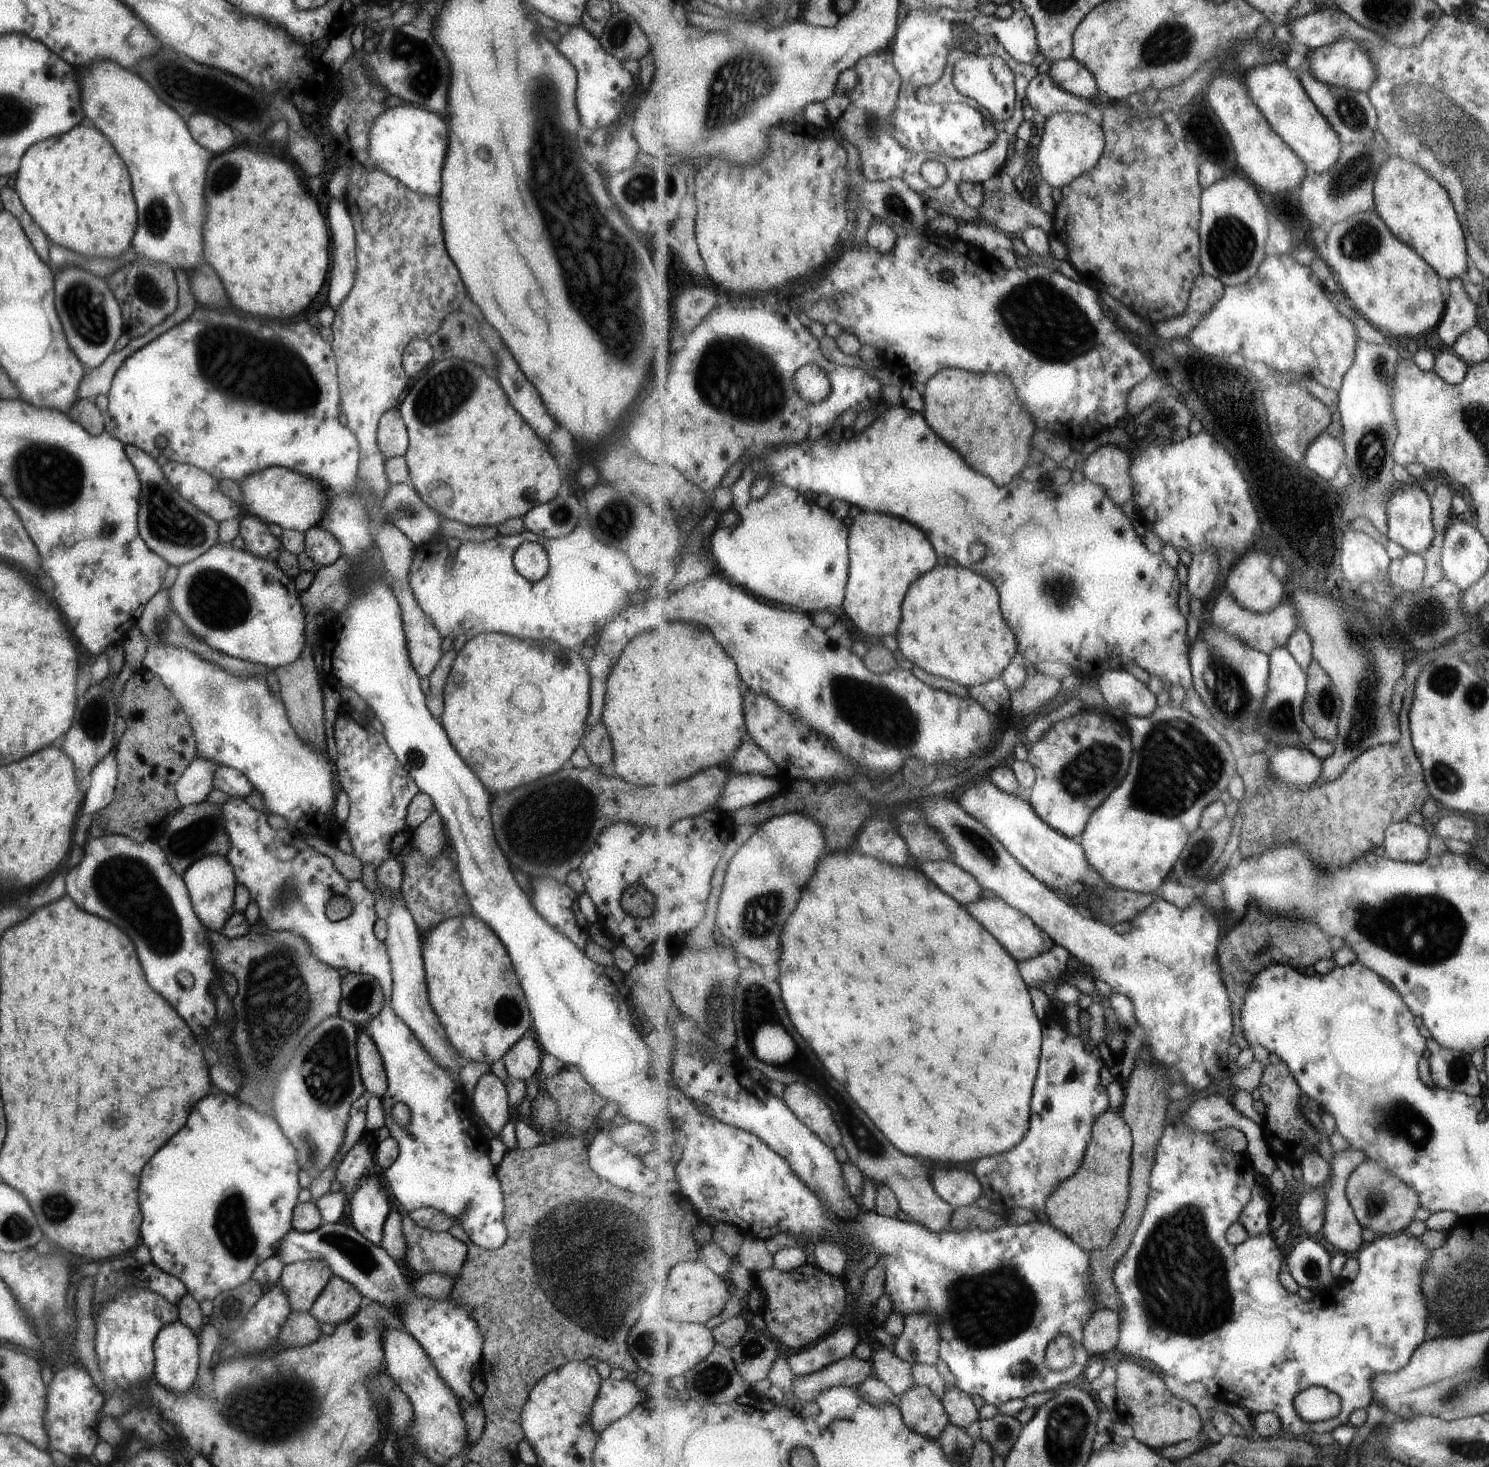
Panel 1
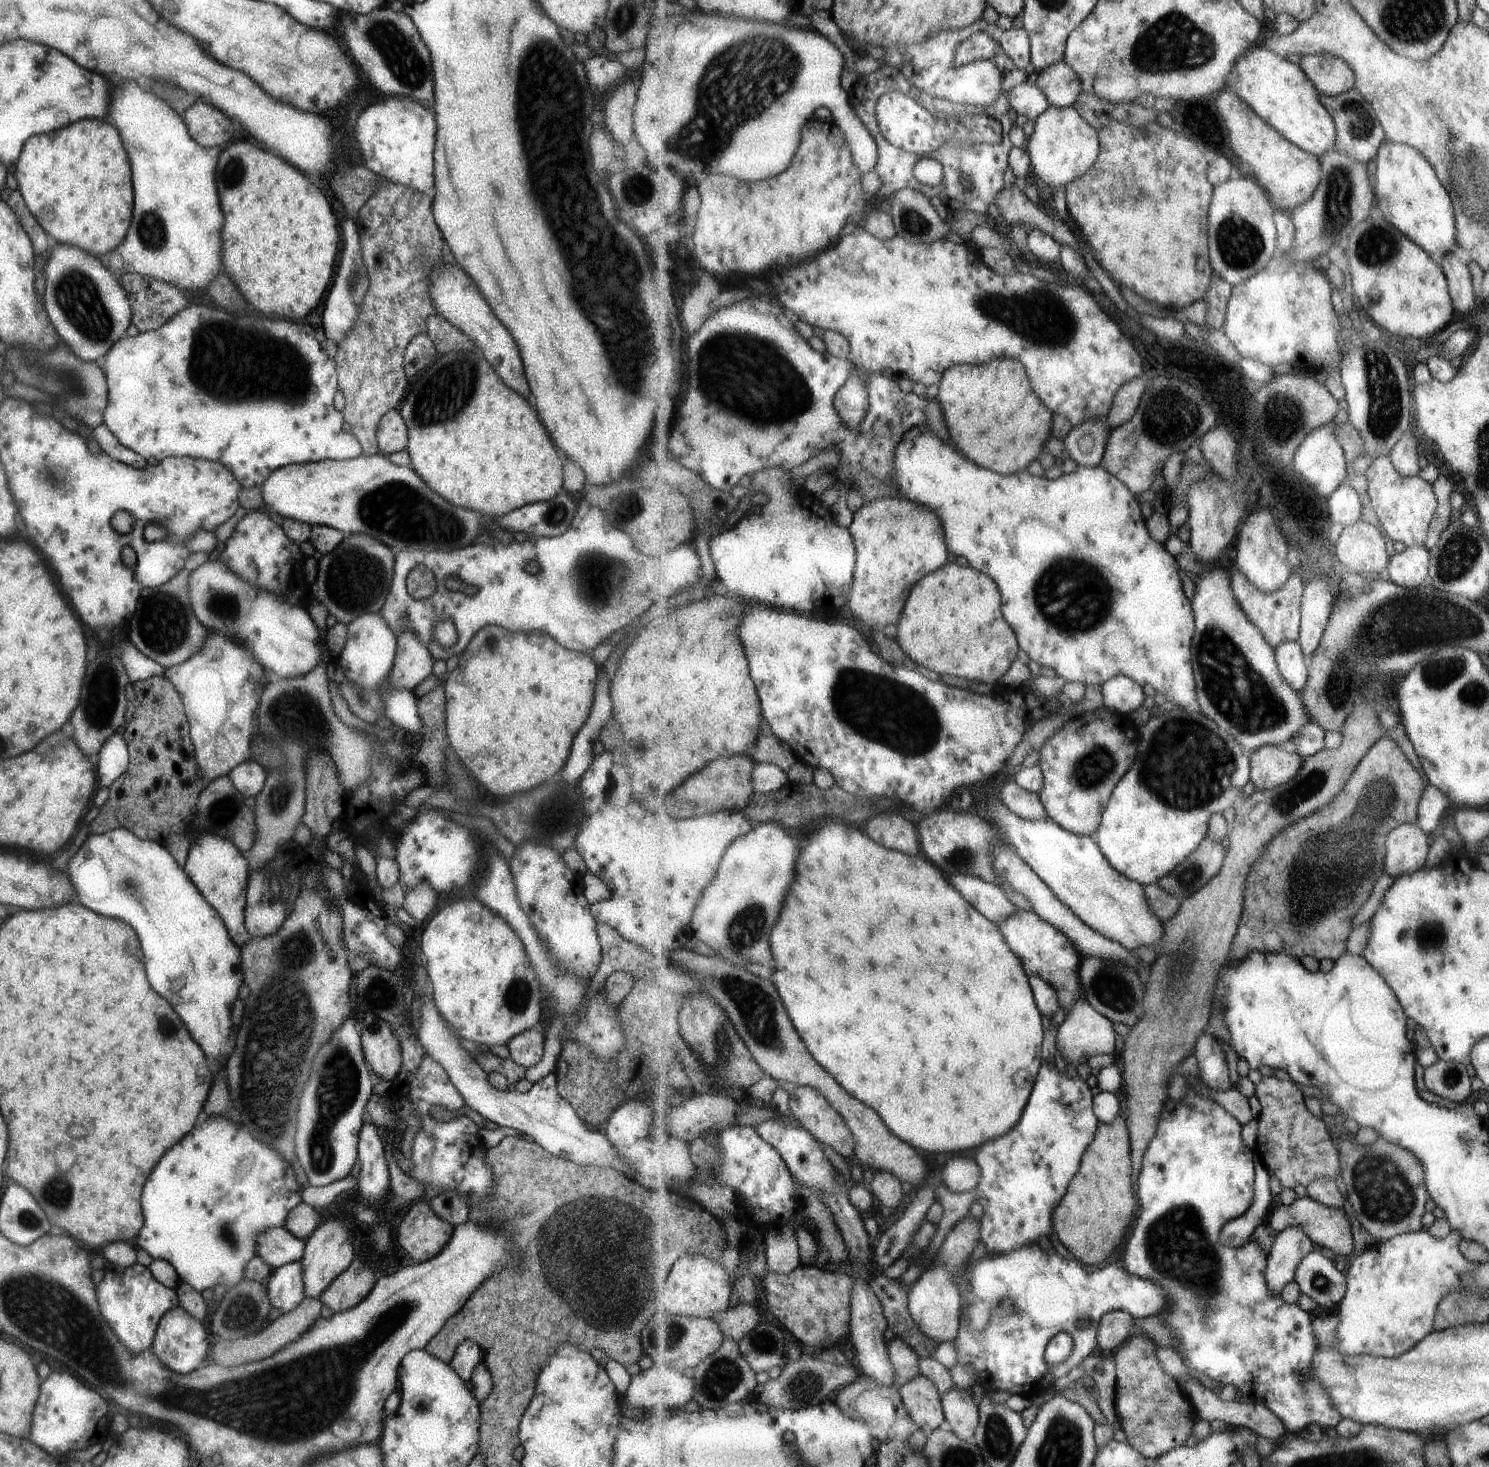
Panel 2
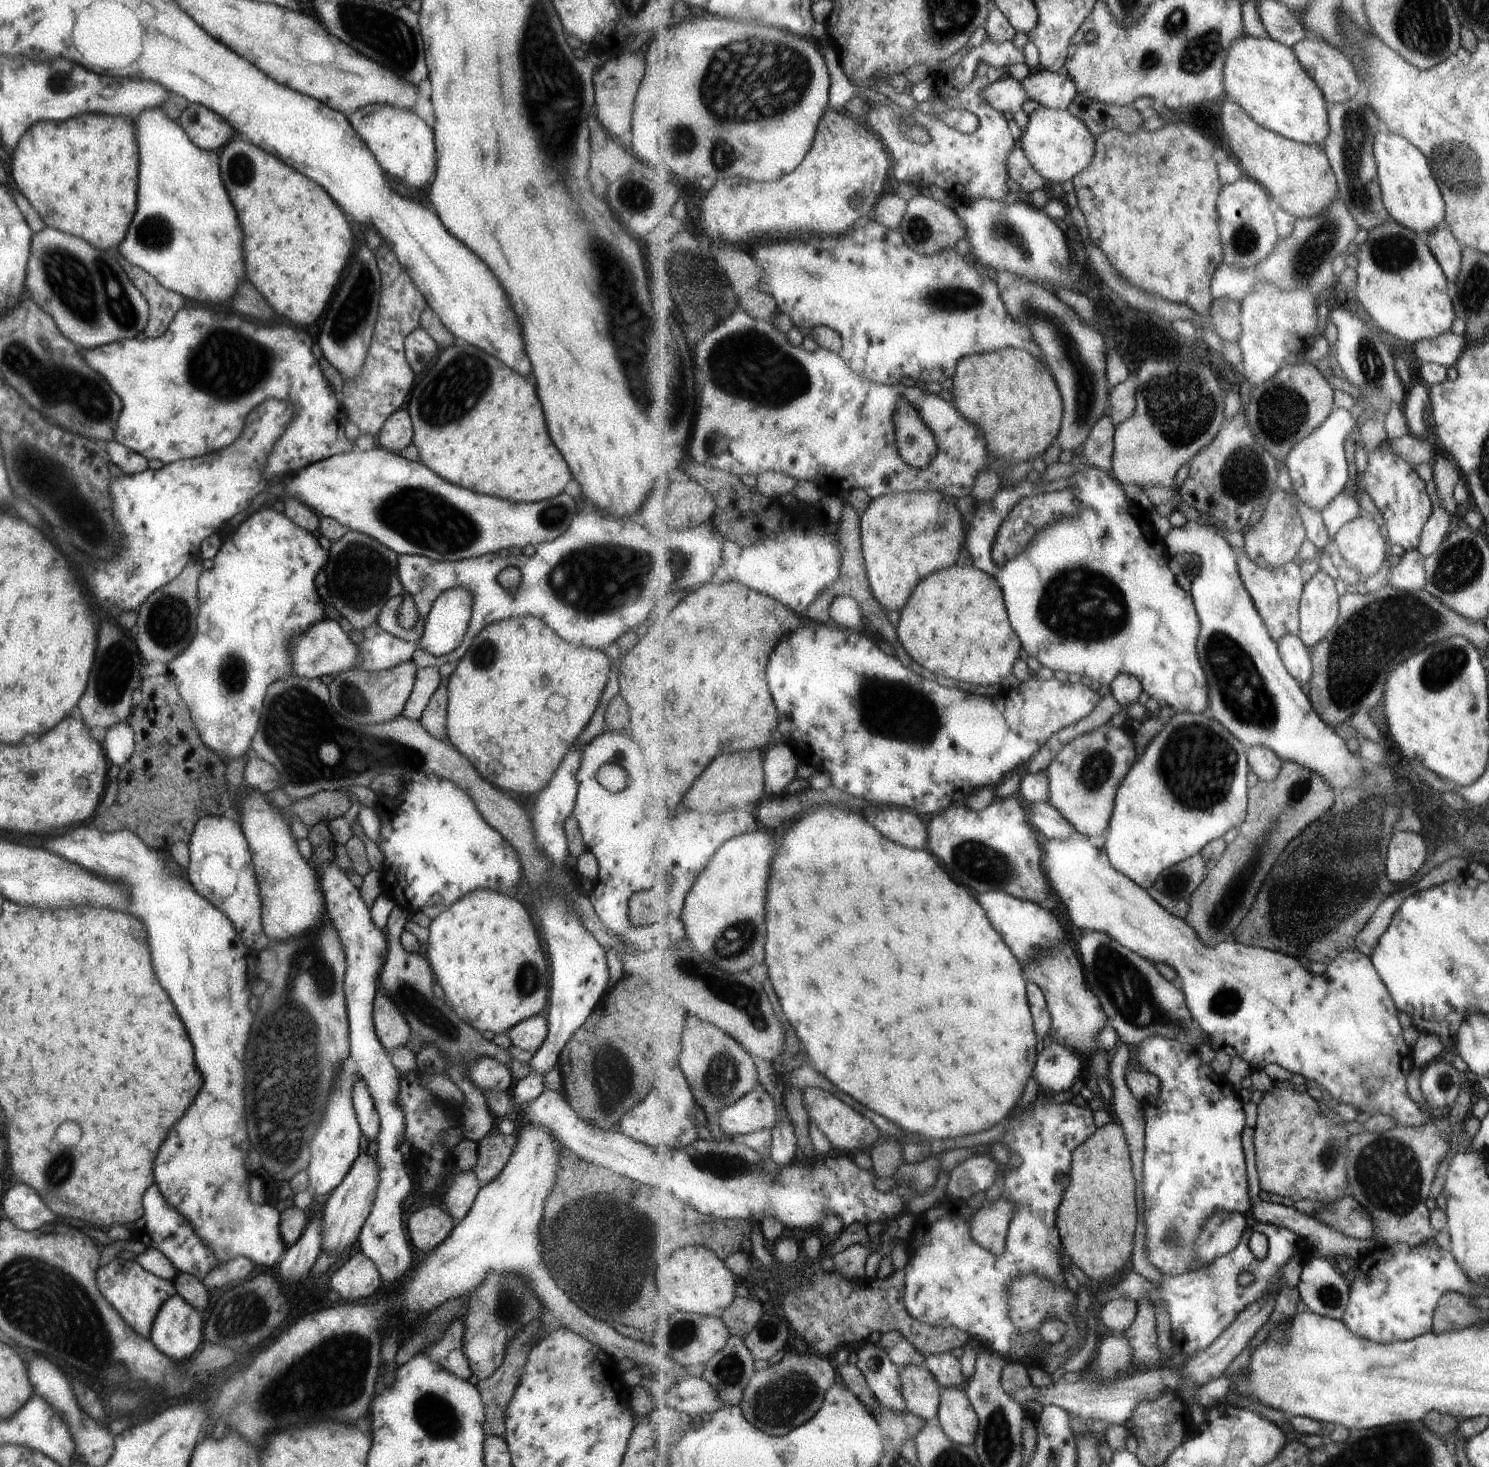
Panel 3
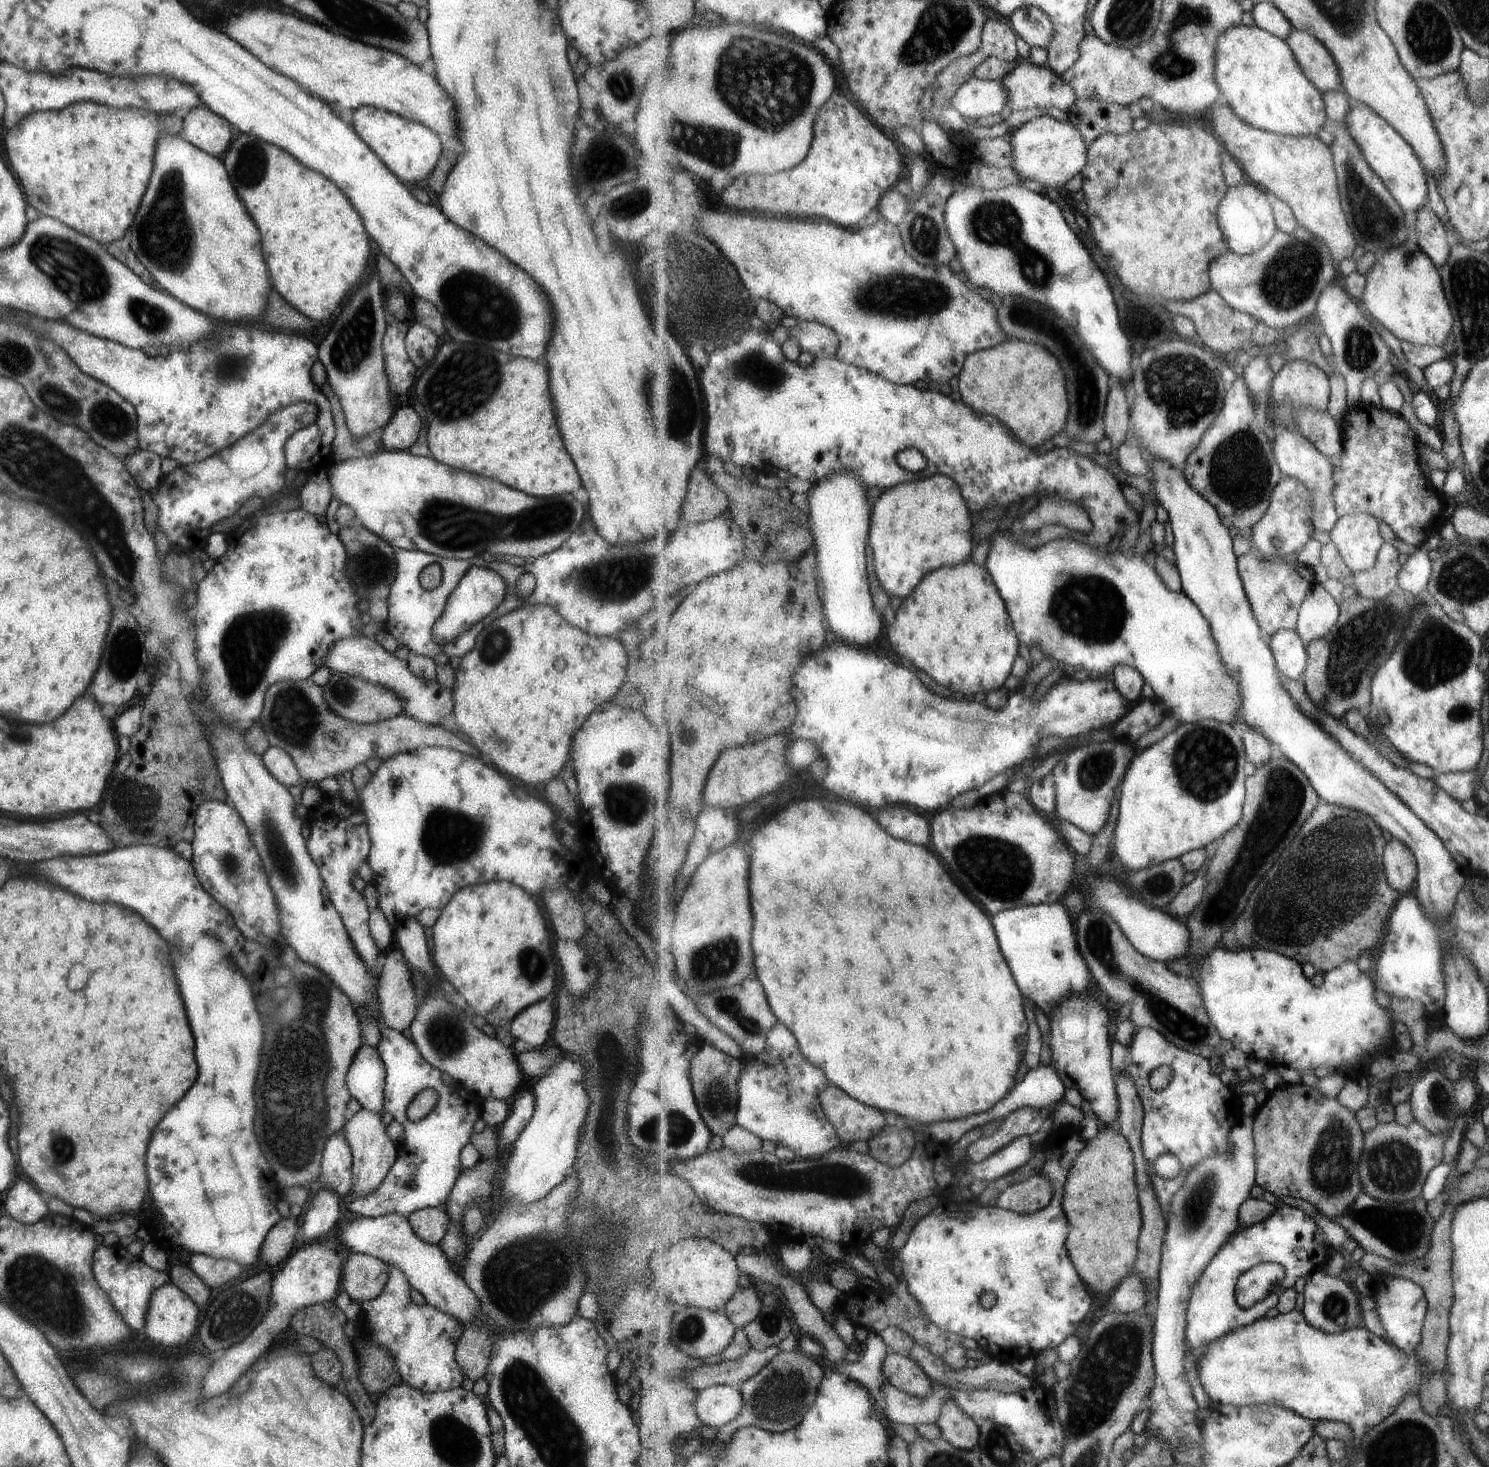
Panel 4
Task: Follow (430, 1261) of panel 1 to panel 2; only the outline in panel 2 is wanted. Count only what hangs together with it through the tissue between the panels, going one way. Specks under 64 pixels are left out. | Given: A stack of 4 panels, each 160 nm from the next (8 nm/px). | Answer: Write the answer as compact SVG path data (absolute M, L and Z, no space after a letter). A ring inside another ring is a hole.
M420 1199L409 1207L397 1226L394 1240L414 1262L429 1260L450 1239L453 1227Z

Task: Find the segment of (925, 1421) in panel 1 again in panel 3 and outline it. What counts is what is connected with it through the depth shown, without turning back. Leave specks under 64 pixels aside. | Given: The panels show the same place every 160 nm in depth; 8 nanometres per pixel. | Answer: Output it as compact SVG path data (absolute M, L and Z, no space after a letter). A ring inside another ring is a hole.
M907 1365L900 1368L900 1375L910 1412L928 1422L936 1421L943 1389L936 1376L924 1365Z

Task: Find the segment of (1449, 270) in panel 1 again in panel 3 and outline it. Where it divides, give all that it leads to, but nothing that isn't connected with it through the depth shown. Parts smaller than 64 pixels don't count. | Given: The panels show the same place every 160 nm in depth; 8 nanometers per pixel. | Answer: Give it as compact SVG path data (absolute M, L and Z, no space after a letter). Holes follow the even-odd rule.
M1380 130L1374 140L1374 157L1382 184L1384 202L1393 220L1415 232L1431 231L1445 226L1446 202L1427 157L1407 137Z

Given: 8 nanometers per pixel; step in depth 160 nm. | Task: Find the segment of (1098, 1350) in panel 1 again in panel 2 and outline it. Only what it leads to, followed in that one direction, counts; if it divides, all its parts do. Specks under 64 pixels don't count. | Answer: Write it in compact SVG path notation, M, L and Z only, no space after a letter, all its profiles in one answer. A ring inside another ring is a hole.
M1113 1311L1103 1315L1098 1330L1098 1346L1101 1350L1115 1350L1127 1340L1135 1327L1134 1316L1125 1311Z

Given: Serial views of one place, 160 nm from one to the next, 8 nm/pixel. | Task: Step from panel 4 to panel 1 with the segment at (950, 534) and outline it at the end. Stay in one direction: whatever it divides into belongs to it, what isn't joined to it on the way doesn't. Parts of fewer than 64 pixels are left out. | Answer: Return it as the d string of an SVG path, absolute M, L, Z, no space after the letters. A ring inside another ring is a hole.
M863 512L850 526L850 576L844 611L863 633L869 636L896 636L902 624L903 606L909 588L937 564L937 552L915 524L897 516Z

